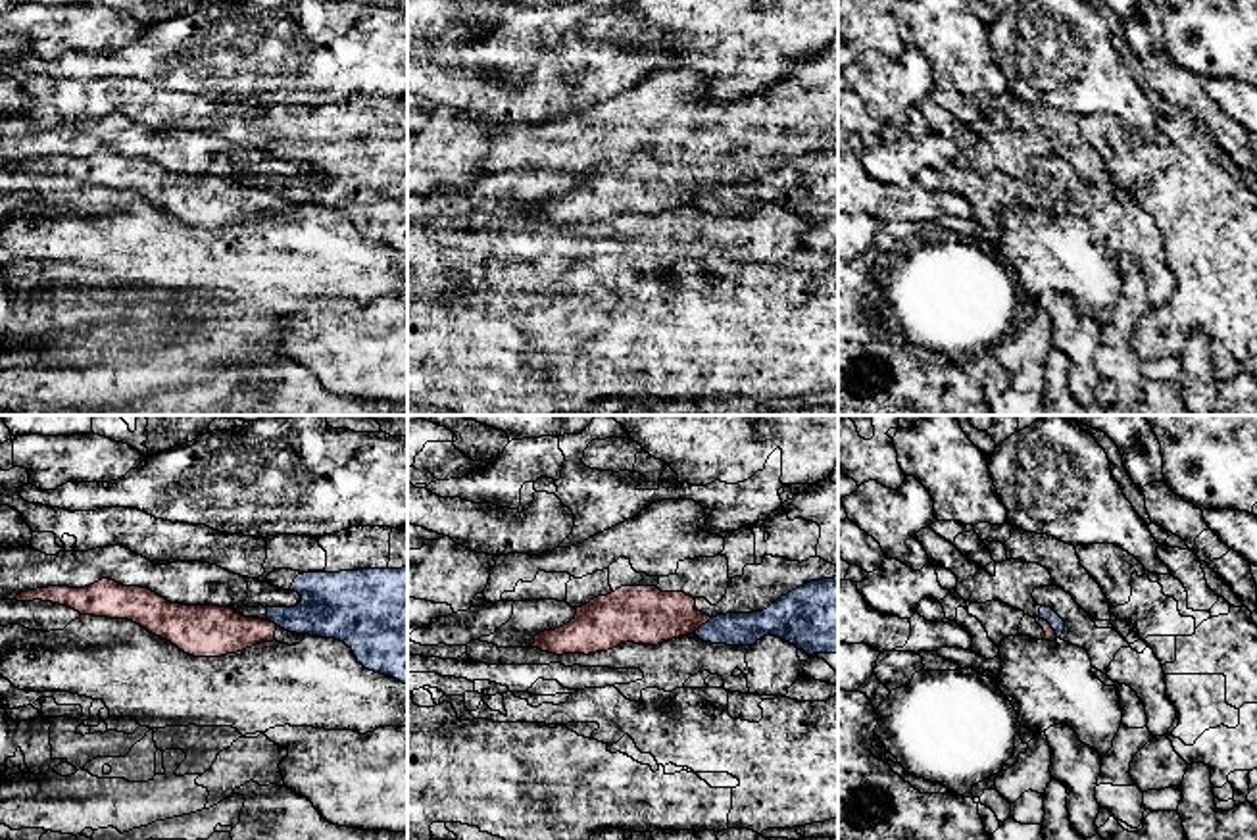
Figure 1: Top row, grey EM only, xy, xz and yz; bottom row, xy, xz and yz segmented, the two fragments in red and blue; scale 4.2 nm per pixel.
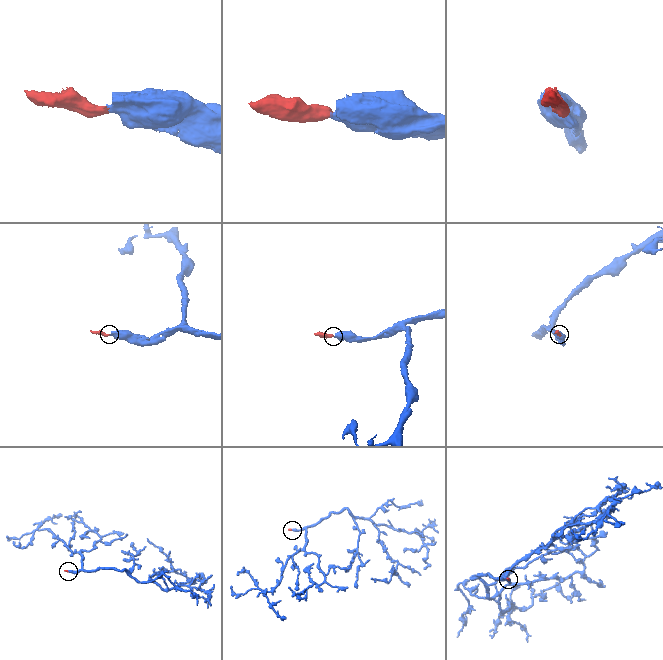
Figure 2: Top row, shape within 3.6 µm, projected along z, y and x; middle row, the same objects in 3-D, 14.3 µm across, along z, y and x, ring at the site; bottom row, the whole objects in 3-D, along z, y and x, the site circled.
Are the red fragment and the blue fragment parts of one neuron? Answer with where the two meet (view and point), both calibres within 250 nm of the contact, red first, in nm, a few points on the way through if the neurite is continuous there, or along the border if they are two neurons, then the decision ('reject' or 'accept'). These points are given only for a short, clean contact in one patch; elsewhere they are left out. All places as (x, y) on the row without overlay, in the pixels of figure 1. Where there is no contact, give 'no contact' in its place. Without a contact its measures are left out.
meets red in yz at (1050, 197); 50 nm thick on the red side, 60 nm on the other; border along yz (1040, 187), (1058, 206); reject

